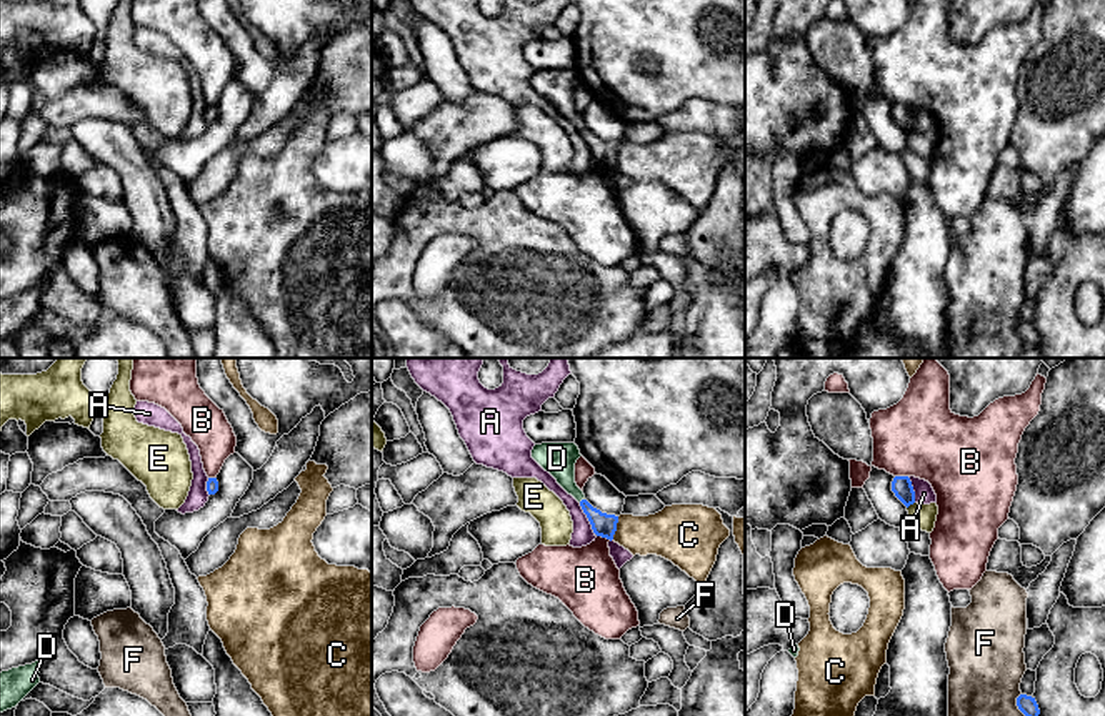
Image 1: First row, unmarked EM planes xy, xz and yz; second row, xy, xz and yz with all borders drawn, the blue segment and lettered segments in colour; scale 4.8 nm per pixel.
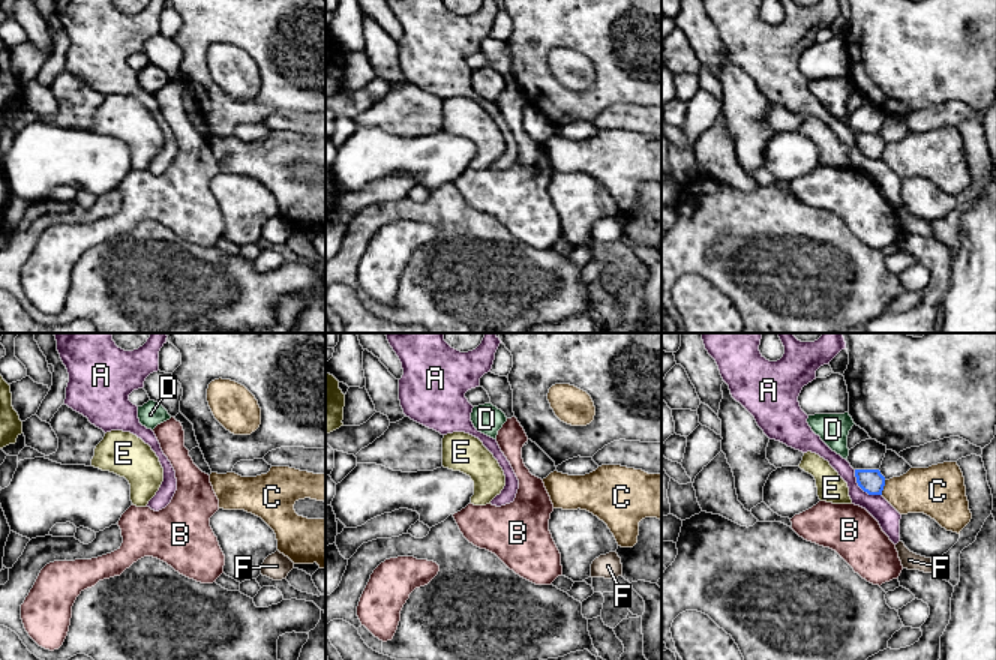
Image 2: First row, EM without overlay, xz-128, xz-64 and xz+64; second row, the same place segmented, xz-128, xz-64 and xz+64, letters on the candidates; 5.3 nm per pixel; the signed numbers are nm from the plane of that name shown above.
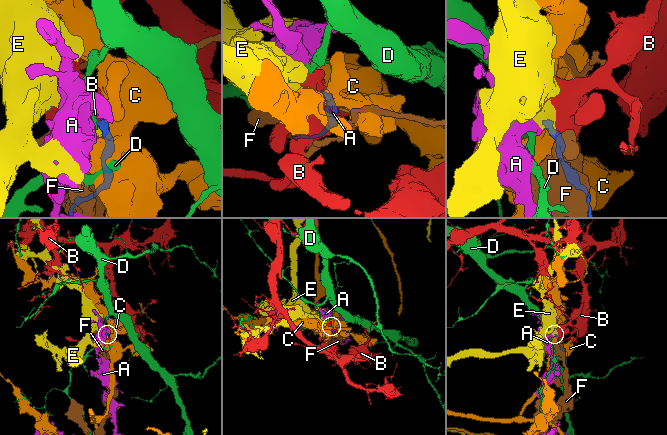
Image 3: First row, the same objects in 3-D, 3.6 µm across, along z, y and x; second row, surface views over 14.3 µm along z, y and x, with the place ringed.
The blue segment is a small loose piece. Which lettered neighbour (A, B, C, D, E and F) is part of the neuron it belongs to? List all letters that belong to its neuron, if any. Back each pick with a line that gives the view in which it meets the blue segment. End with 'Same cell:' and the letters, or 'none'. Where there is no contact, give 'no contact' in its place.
D: contact in xz
Same cell: D

